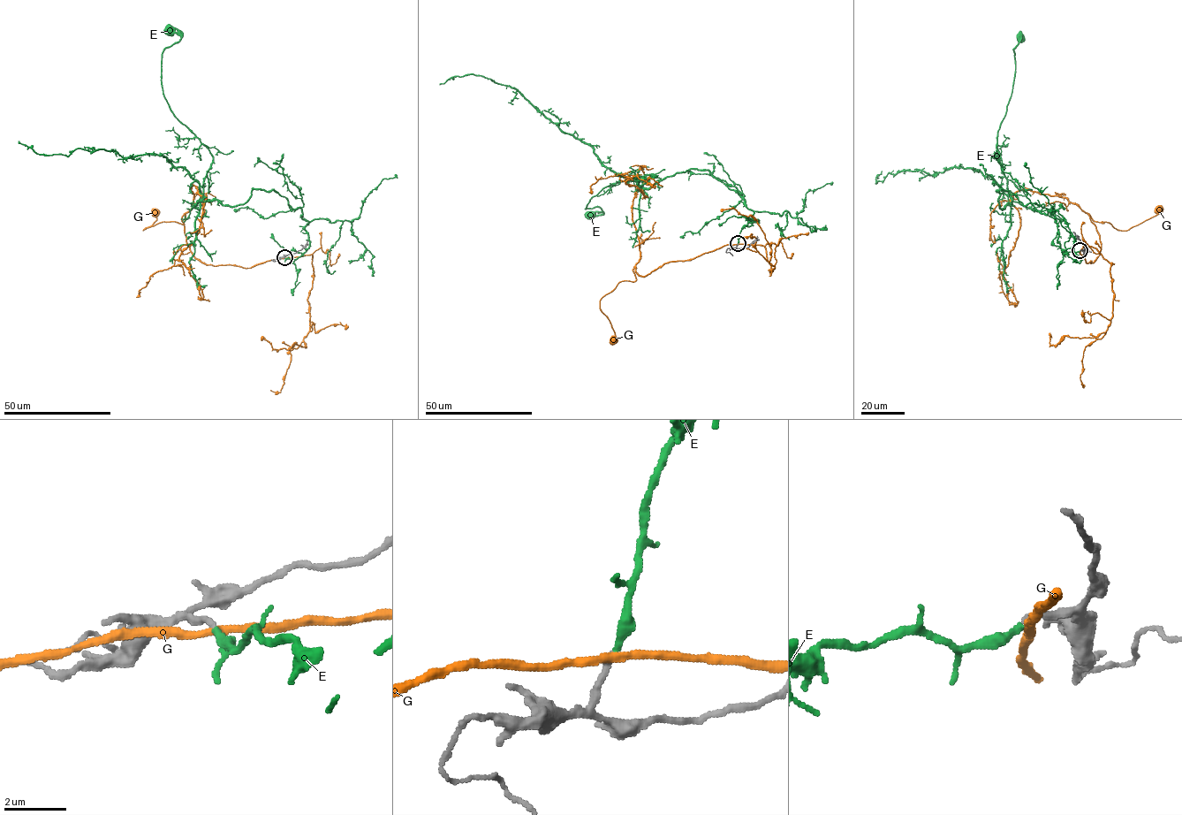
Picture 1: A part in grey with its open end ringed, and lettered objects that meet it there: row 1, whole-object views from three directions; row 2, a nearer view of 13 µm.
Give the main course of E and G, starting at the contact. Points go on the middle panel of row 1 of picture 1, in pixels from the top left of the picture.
E: (738, 243), (758, 219), (708, 170), (647, 188), (612, 183), (590, 199), (585, 209), (602, 210), (590, 217)
G: (738, 244), (664, 262), (645, 276), (634, 267), (635, 281), (621, 281), (600, 300), (613, 340)

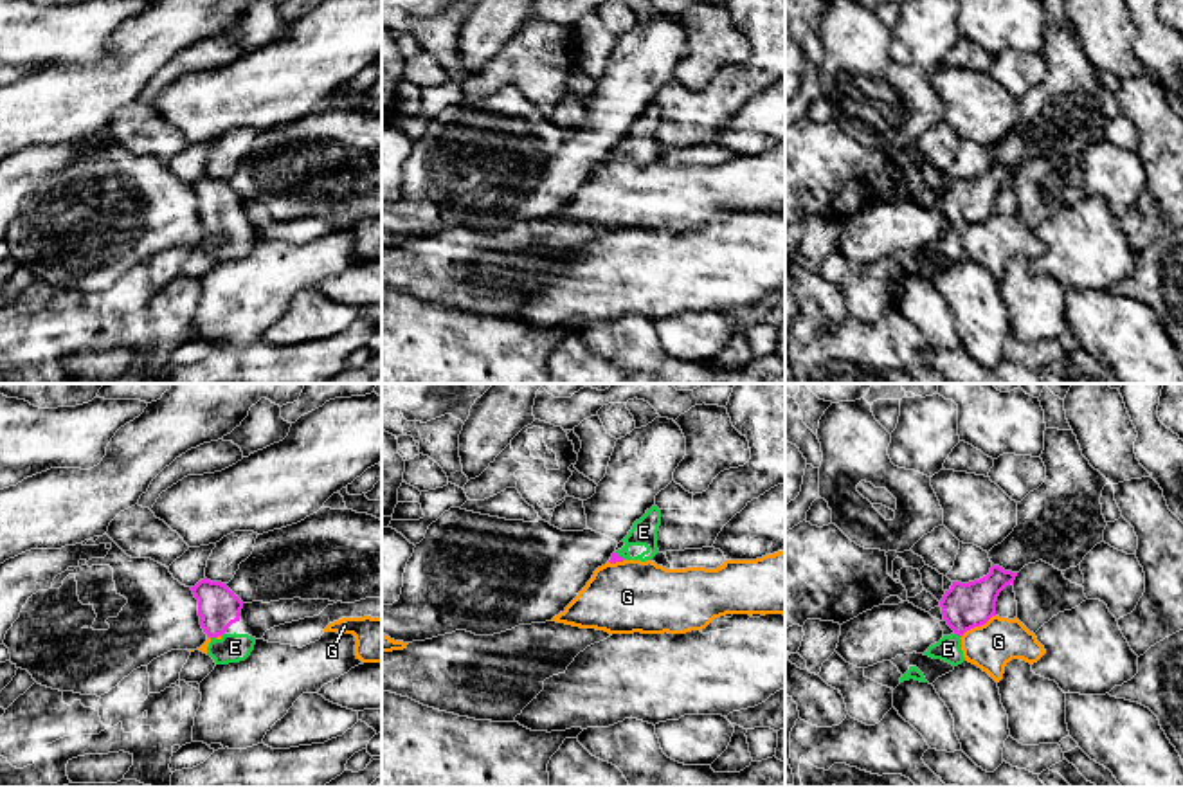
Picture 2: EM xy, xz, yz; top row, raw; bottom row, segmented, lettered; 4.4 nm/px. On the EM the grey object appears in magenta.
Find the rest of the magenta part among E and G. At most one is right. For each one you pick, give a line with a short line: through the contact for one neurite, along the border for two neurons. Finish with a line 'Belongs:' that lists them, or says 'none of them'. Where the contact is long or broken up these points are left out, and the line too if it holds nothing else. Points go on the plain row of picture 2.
E: yz (966, 202), (958, 231), (948, 245)
Belongs: E

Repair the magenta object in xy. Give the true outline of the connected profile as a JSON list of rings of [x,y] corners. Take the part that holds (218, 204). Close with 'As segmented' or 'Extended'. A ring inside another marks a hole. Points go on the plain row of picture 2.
[[[200,176],[191,184],[198,196],[200,222],[211,236],[207,252],[216,261],[245,258],[254,247],[256,234],[248,231],[229,231],[227,225],[239,218],[243,198],[221,178]]]. Extended

